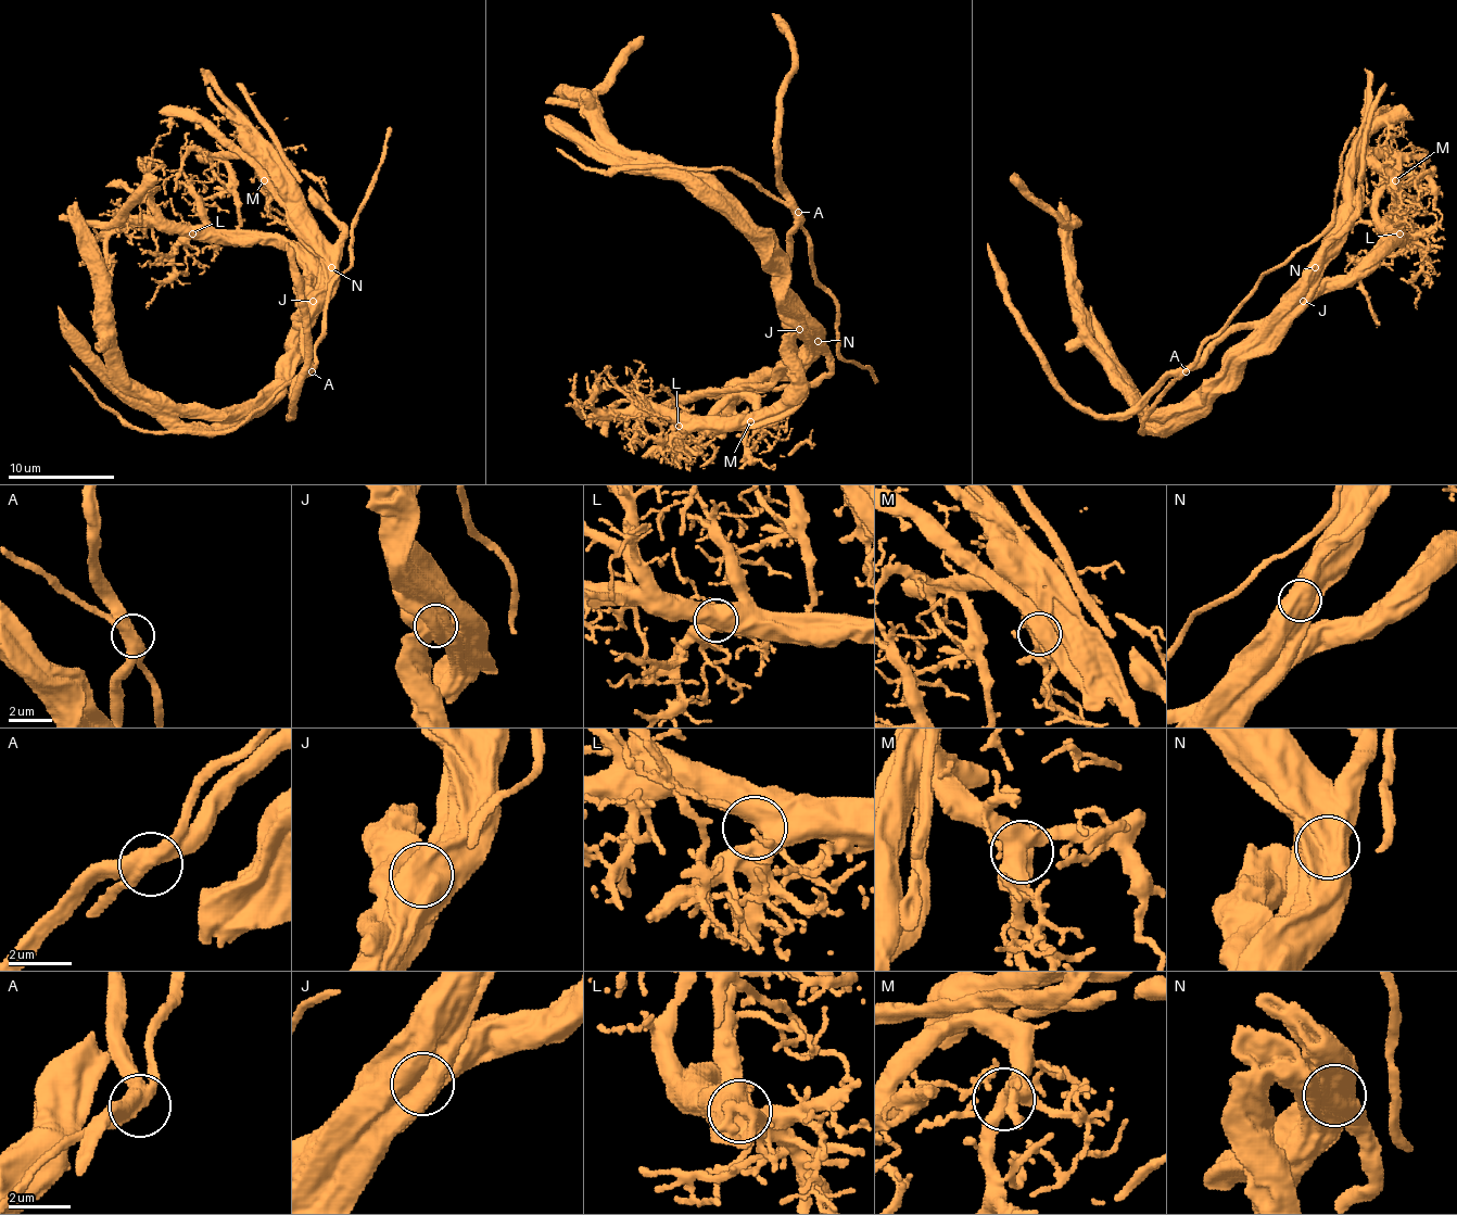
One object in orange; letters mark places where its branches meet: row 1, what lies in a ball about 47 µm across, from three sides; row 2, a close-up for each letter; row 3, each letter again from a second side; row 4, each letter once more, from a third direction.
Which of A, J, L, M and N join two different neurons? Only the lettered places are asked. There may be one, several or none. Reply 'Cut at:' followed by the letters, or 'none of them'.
Cut at: A, J, N

